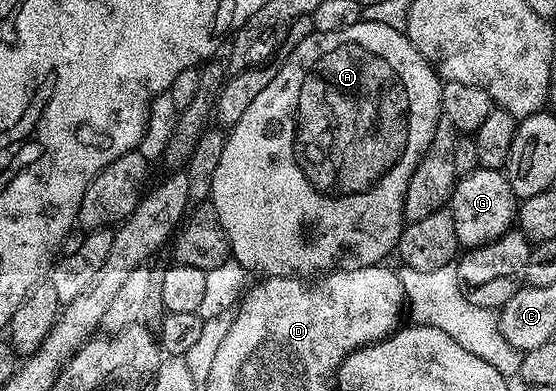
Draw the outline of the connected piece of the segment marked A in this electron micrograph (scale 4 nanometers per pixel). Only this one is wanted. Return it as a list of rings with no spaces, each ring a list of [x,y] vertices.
[[[359,20],[356,26],[348,26],[348,30],[336,30],[332,34],[314,31],[304,38],[304,42],[300,42],[300,46],[296,46],[296,50],[292,50],[292,54],[285,56],[279,63],[276,78],[272,78],[272,82],[268,82],[268,86],[256,94],[248,110],[244,110],[240,122],[229,129],[224,154],[220,154],[220,166],[216,166],[216,174],[212,174],[210,200],[226,231],[232,259],[240,262],[247,273],[259,272],[257,275],[262,278],[293,275],[310,278],[315,274],[360,270],[364,266],[382,264],[385,256],[397,249],[398,239],[402,237],[402,211],[408,178],[412,178],[412,170],[416,170],[424,150],[428,150],[436,122],[443,116],[442,85],[443,81],[434,71],[433,64],[418,53],[405,32],[392,30],[392,26]]]

